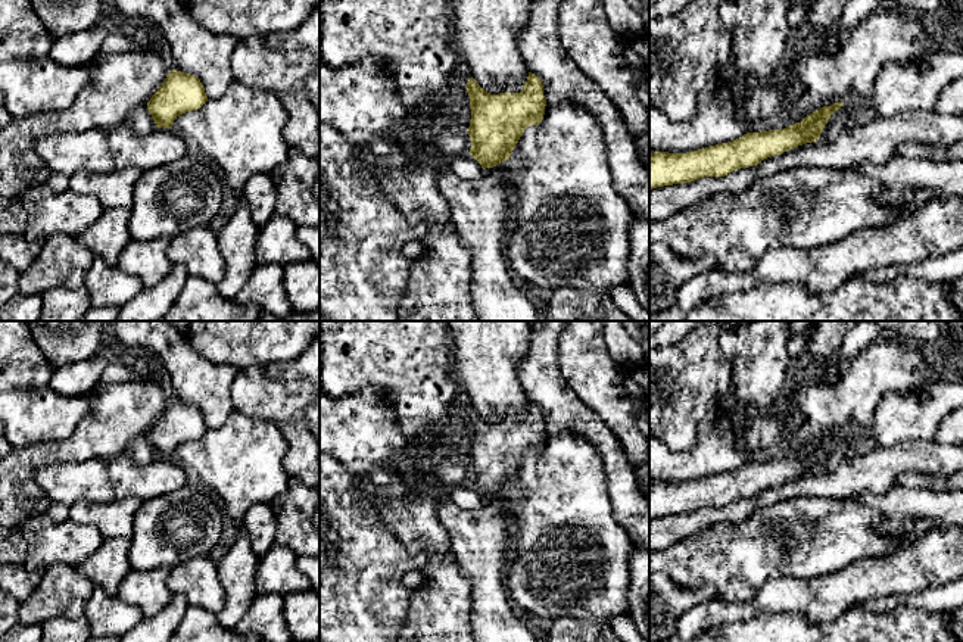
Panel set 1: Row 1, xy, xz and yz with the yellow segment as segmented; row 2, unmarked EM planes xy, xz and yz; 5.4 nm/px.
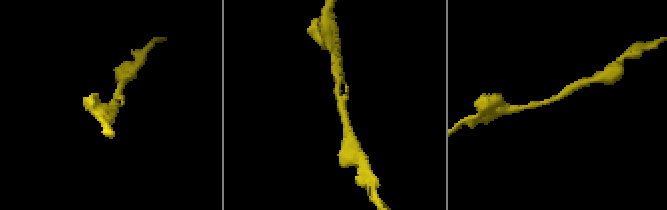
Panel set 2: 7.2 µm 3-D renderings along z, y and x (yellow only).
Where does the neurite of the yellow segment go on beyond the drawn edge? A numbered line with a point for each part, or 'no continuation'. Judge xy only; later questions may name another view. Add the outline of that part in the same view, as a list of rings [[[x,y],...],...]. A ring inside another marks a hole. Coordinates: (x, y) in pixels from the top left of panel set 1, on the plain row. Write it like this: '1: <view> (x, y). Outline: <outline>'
no continuation

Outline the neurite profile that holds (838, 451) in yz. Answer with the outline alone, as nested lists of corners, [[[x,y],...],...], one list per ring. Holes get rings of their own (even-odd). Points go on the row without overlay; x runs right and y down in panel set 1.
[[[844,431],[844,434],[830,445],[828,454],[820,464],[820,471],[830,473],[838,467],[838,464],[848,455],[850,439],[851,433]]]

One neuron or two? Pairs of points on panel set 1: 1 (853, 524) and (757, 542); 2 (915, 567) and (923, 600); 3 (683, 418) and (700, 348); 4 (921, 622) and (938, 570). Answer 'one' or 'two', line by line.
1: one
2: two
3: one
4: two

